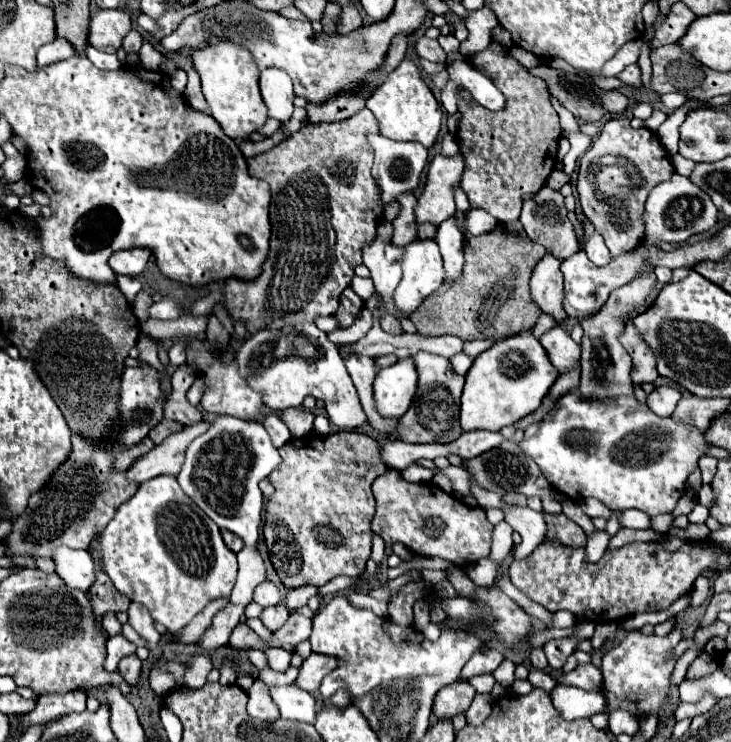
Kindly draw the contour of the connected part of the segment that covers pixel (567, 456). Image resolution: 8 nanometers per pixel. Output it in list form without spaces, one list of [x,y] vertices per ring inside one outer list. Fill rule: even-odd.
[[[576,387],[566,391],[562,399],[556,401],[554,409],[546,413],[538,433],[528,441],[520,441],[518,445],[538,463],[548,483],[572,501],[594,497],[612,511],[640,509],[654,517],[660,513],[670,513],[676,507],[678,499],[684,495],[688,475],[696,471],[698,459],[710,443],[706,441],[706,431],[700,431],[696,425],[674,417],[658,417],[636,397],[624,397],[624,401],[590,401],[582,399],[582,393],[578,393]]]

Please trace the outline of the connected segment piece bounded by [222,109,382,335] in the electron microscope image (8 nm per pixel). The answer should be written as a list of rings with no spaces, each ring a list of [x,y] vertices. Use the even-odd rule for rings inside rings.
[[[362,109],[358,111],[356,115],[340,121],[340,123],[322,123],[322,125],[306,125],[302,127],[298,133],[294,133],[290,139],[278,143],[276,147],[272,147],[270,151],[266,153],[260,153],[256,157],[250,157],[248,159],[248,173],[254,175],[254,177],[260,177],[264,179],[270,187],[272,187],[272,201],[270,201],[270,223],[272,223],[272,239],[270,239],[270,255],[262,267],[262,273],[260,277],[256,277],[256,281],[240,281],[240,279],[226,279],[224,281],[224,287],[222,287],[222,305],[226,307],[230,319],[236,323],[236,321],[242,321],[248,329],[250,335],[254,335],[256,331],[260,329],[280,329],[286,321],[286,325],[296,325],[296,323],[302,323],[302,321],[314,321],[314,317],[318,315],[332,315],[336,309],[338,309],[338,297],[342,293],[342,289],[346,289],[354,277],[354,267],[358,263],[362,263],[362,247],[366,243],[370,243],[374,239],[374,233],[376,233],[376,217],[380,217],[380,205],[378,205],[378,199],[380,199],[380,189],[378,185],[372,181],[372,175],[370,175],[370,169],[372,169],[372,161],[374,161],[374,155],[372,155],[372,149],[366,141],[366,137],[374,133],[378,135],[380,129],[378,129],[378,121],[376,117],[372,115],[370,109]]]

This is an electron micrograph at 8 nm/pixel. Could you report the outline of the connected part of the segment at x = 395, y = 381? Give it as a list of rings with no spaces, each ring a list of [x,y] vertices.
[[[398,359],[394,365],[380,369],[374,381],[374,399],[380,415],[402,417],[416,393],[418,373],[412,359]]]

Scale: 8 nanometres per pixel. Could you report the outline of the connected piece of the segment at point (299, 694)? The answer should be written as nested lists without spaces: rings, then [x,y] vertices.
[[[286,685],[286,687],[270,687],[270,695],[274,703],[280,707],[280,715],[284,719],[314,723],[318,705],[310,693],[298,689],[296,685]]]

